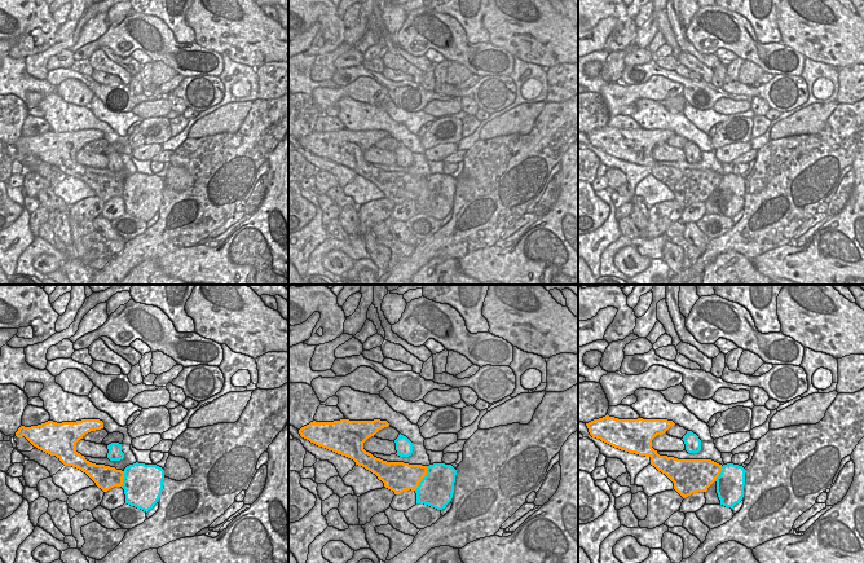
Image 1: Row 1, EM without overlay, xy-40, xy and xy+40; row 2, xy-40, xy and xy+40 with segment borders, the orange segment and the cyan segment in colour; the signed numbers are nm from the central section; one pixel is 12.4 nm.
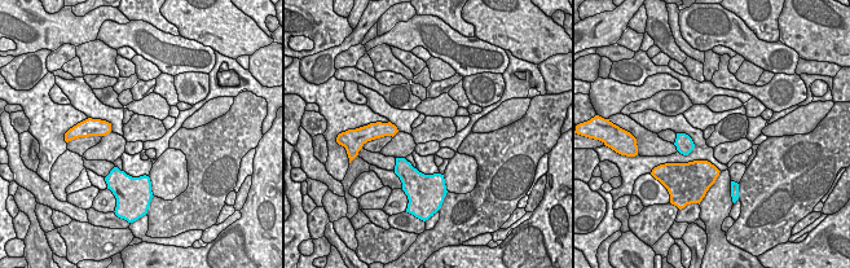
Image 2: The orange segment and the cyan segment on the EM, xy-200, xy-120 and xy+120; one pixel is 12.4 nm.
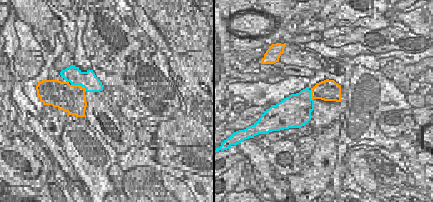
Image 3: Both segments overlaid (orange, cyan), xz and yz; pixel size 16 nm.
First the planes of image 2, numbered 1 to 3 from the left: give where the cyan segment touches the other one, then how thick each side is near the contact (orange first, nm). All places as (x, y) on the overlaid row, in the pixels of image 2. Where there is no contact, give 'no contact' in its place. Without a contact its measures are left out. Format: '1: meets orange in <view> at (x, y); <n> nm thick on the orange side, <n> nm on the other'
1: no contact
2: no contact
3: no contact

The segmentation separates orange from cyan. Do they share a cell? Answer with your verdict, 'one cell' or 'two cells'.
two cells

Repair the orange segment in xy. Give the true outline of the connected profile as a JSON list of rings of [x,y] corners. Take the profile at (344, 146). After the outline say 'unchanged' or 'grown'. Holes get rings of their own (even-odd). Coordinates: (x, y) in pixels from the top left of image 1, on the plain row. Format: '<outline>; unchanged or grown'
[[[349,131],[310,132],[299,144],[310,153],[345,166],[378,186],[384,197],[401,204],[415,201],[427,185],[427,176],[404,172],[387,172],[363,159],[363,153],[379,140],[388,137],[387,131]]]; unchanged

